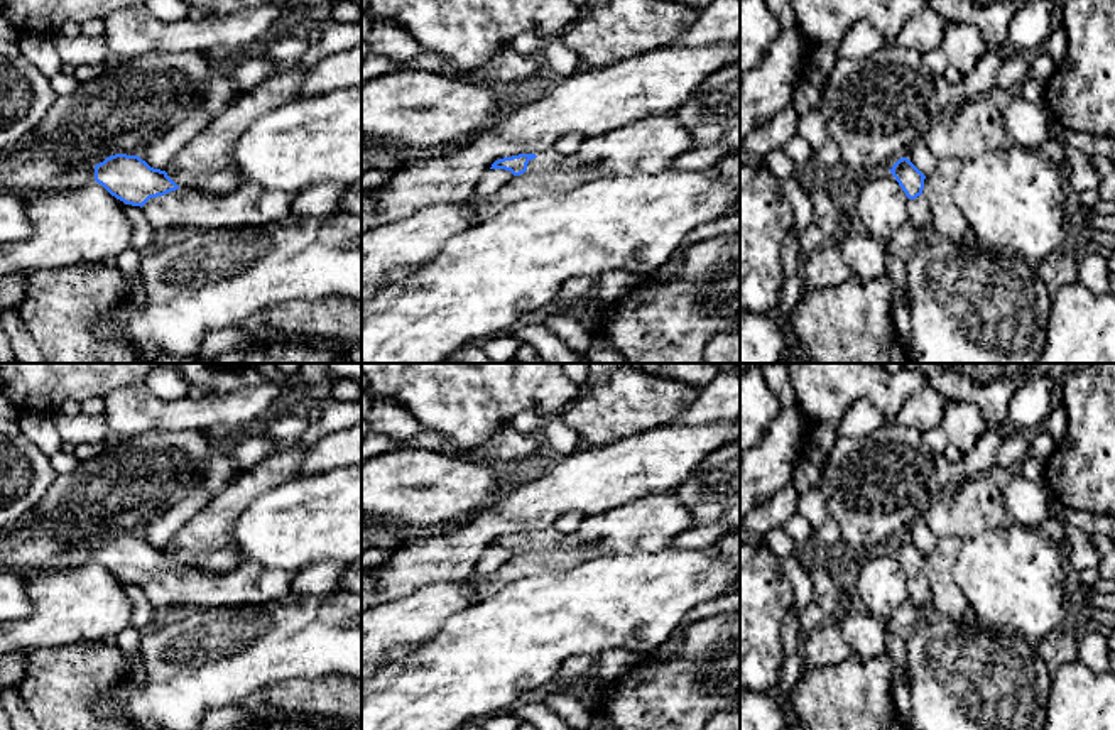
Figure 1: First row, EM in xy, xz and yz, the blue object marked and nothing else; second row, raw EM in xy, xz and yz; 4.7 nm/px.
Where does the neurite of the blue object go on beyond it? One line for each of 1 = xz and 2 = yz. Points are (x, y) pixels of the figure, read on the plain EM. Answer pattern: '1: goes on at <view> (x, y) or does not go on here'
1: goes on at xz (649, 522)
2: goes on at yz (919, 590)

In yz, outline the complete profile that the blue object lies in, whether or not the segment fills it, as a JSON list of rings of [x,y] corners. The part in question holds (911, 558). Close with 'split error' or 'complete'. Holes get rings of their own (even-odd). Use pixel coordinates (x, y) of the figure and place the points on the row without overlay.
[[[907,536],[899,537],[889,549],[911,578],[909,600],[931,607],[931,585],[922,573],[926,554]]]; split error

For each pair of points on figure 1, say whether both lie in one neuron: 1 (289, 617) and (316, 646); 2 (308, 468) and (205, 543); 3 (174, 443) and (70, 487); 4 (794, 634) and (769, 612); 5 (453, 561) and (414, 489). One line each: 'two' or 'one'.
1: one
2: two
3: one
4: two
5: two

